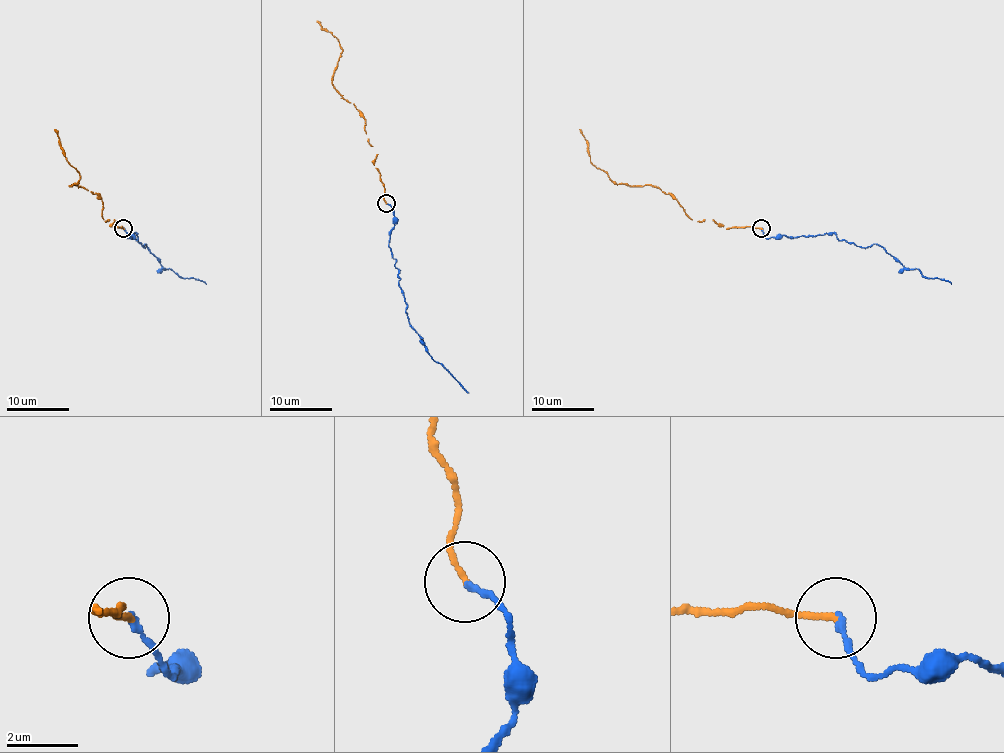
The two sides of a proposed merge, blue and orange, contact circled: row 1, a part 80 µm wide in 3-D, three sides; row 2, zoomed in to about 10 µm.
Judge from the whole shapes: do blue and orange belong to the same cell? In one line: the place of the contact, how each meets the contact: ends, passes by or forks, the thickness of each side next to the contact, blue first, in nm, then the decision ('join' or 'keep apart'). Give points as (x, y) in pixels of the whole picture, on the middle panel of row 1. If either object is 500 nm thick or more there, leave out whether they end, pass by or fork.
at (386, 203); blue ends there; orange ends there; 170 nm thick on the blue side, 150 nm on the other; join

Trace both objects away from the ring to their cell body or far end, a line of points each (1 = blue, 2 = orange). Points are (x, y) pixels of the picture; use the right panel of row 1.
1: (761, 229), (767, 238), (829, 233), (863, 247), (879, 244), (905, 267), (951, 284)
2: (761, 229), (727, 229), (713, 219), (691, 219), (669, 193), (657, 187), (613, 182), (592, 163), (579, 129)

